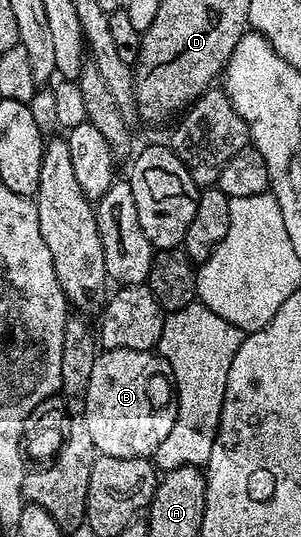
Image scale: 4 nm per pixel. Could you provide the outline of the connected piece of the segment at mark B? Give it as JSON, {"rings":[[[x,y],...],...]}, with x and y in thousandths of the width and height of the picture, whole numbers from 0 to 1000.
{"rings":[[[329,654],[279,739],[279,788],[319,838],[372,853],[498,853],[585,786],[591,734],[571,682],[522,654]]]}

